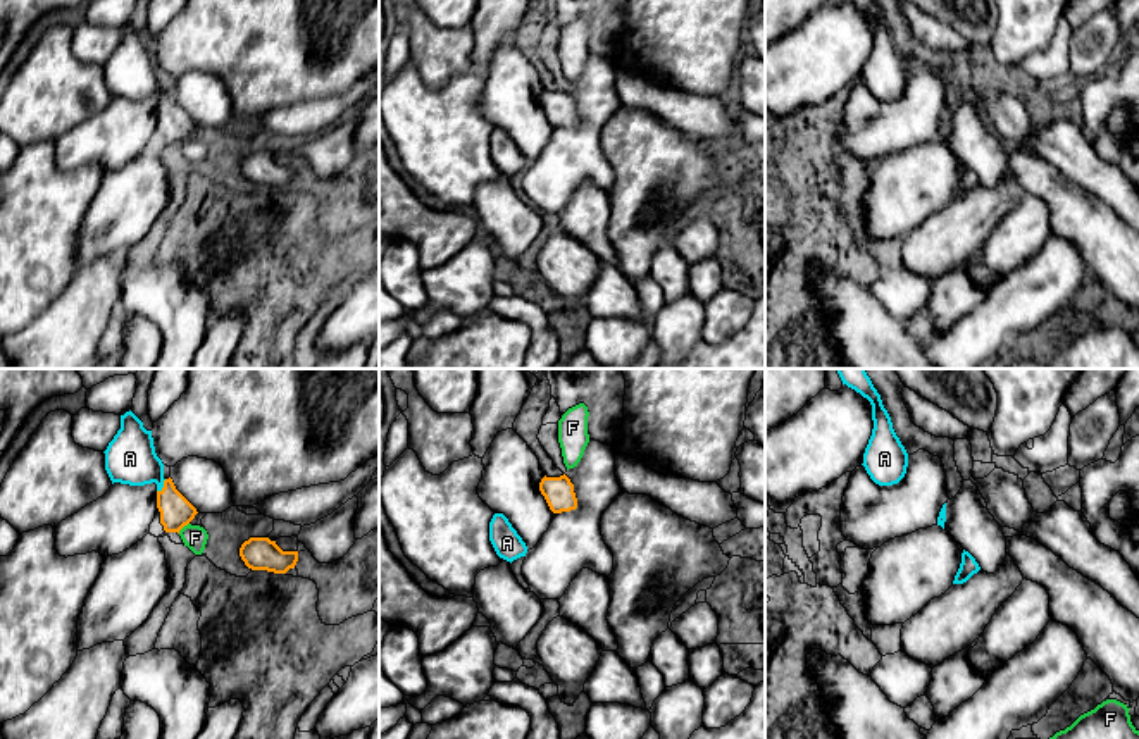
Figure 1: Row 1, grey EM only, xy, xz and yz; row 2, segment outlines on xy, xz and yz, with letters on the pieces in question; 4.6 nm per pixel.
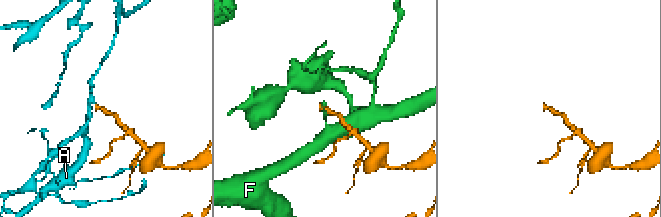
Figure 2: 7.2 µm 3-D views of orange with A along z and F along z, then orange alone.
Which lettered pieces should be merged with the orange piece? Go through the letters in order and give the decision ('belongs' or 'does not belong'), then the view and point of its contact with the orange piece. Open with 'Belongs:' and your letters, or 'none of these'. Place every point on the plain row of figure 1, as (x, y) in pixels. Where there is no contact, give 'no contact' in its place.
Belongs: A
A: belongs; meets orange in xy at (164, 100)
F: does not belong; meets orange in xy at (183, 140)

